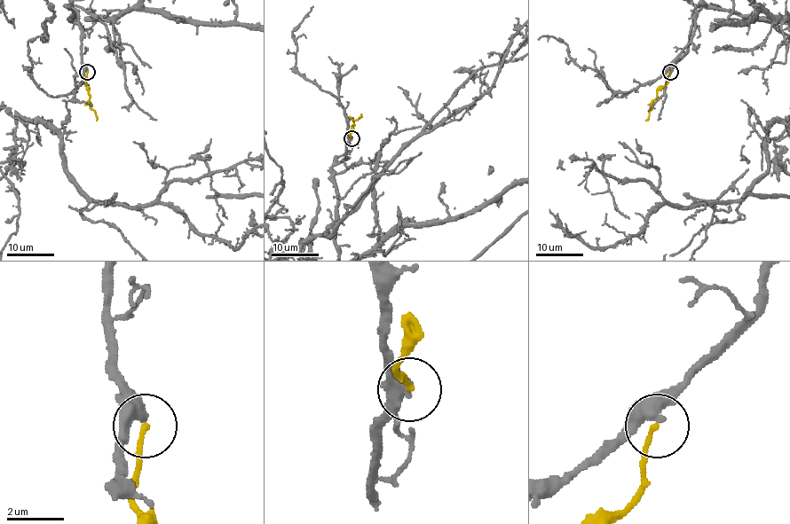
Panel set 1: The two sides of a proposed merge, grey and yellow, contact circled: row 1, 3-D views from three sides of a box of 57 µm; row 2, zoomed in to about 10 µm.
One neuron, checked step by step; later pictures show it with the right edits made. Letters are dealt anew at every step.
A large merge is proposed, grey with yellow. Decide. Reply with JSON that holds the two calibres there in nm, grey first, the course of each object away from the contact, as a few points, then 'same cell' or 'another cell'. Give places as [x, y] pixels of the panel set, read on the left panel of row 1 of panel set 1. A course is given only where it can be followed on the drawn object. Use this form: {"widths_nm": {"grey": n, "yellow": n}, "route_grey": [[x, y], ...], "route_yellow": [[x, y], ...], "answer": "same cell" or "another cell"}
{"widths_nm": {"grey": 360, "yellow": 180}, "route_yellow": [[87, 72], [90, 106], [97, 121]], "answer": "another cell"}

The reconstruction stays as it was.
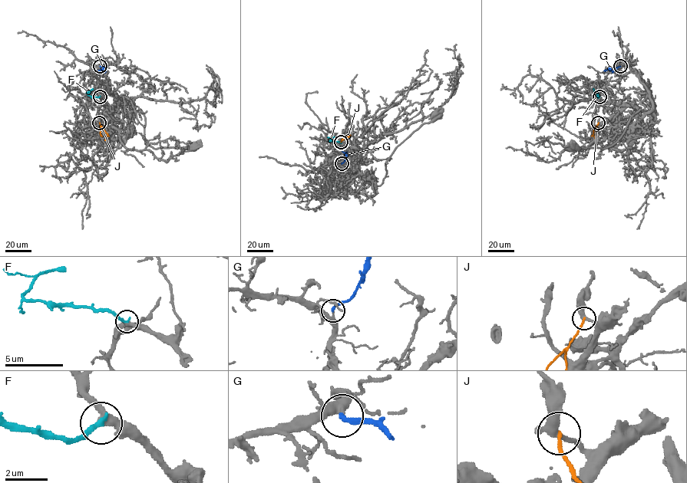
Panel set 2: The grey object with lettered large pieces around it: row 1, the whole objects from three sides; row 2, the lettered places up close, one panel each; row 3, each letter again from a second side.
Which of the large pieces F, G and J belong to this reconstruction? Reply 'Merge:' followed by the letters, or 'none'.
Merge: F, G

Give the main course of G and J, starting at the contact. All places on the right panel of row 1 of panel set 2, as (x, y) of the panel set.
G: (620, 66), (612, 70), (604, 70)
J: (599, 123), (592, 134), (596, 140)

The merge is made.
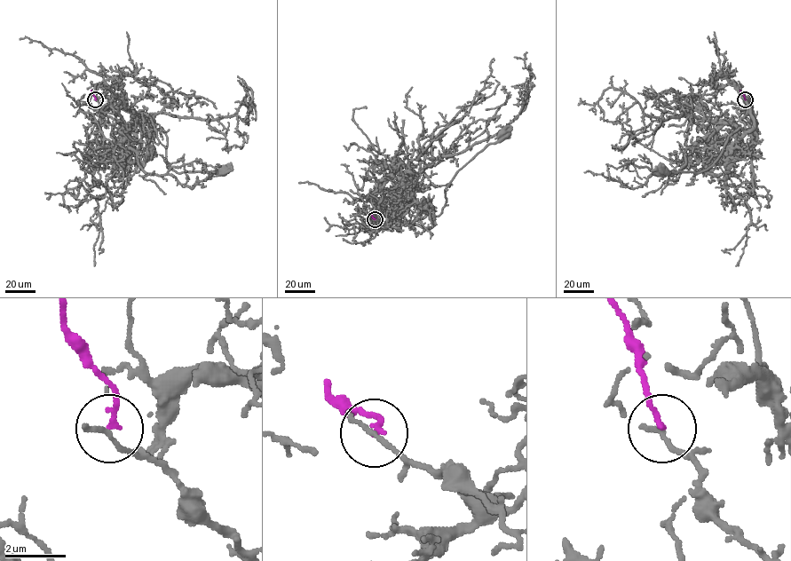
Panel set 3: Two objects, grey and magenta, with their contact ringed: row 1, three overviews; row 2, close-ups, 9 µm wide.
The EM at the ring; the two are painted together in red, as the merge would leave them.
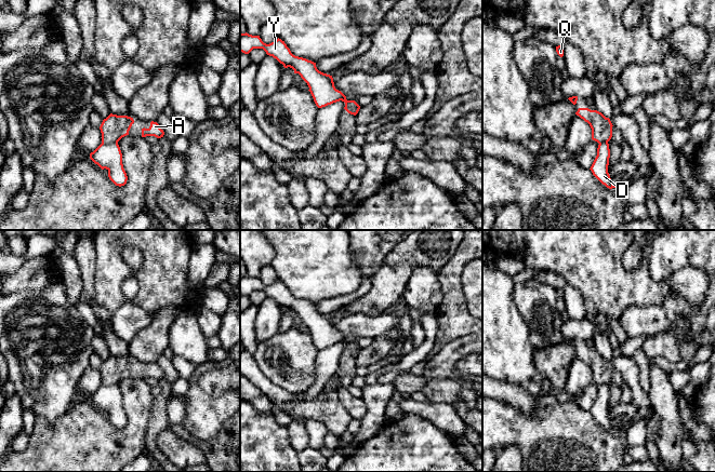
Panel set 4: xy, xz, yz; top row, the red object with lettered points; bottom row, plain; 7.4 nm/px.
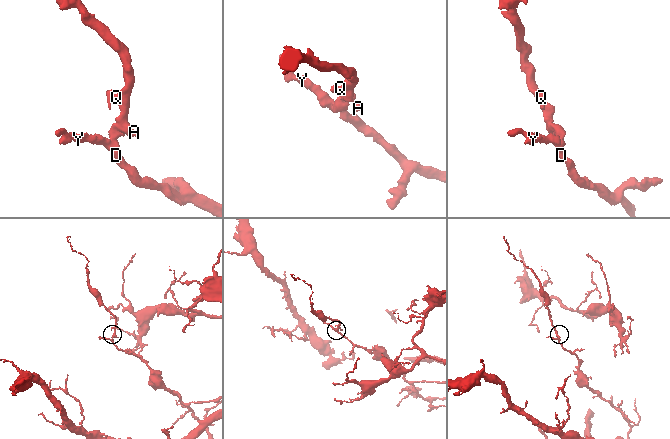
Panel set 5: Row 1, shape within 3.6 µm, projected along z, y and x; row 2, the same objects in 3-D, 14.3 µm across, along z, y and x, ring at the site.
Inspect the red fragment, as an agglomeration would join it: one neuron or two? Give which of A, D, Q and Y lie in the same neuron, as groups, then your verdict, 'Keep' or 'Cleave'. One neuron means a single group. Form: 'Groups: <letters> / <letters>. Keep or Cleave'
Groups: A Q / D Y. Cleave

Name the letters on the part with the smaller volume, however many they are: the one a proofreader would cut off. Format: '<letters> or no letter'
A, Q

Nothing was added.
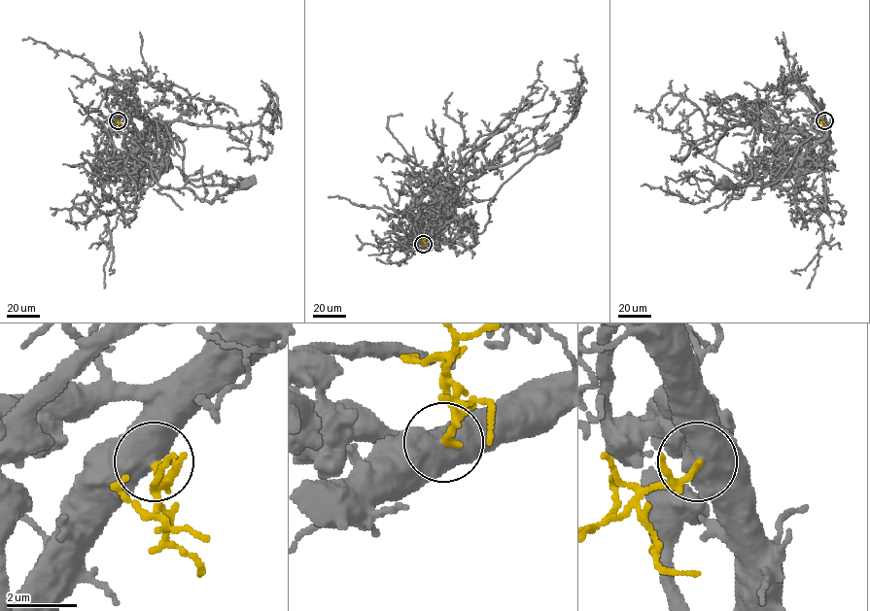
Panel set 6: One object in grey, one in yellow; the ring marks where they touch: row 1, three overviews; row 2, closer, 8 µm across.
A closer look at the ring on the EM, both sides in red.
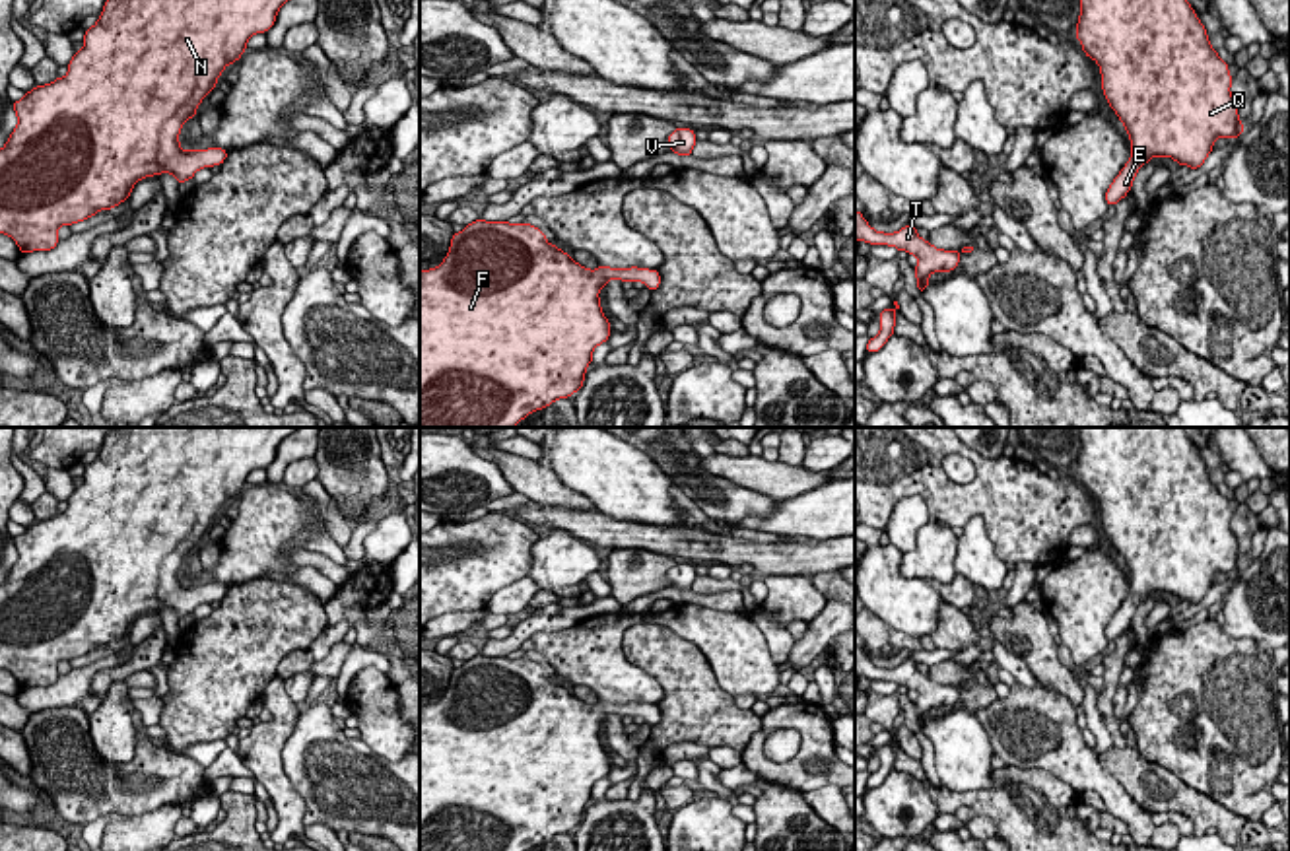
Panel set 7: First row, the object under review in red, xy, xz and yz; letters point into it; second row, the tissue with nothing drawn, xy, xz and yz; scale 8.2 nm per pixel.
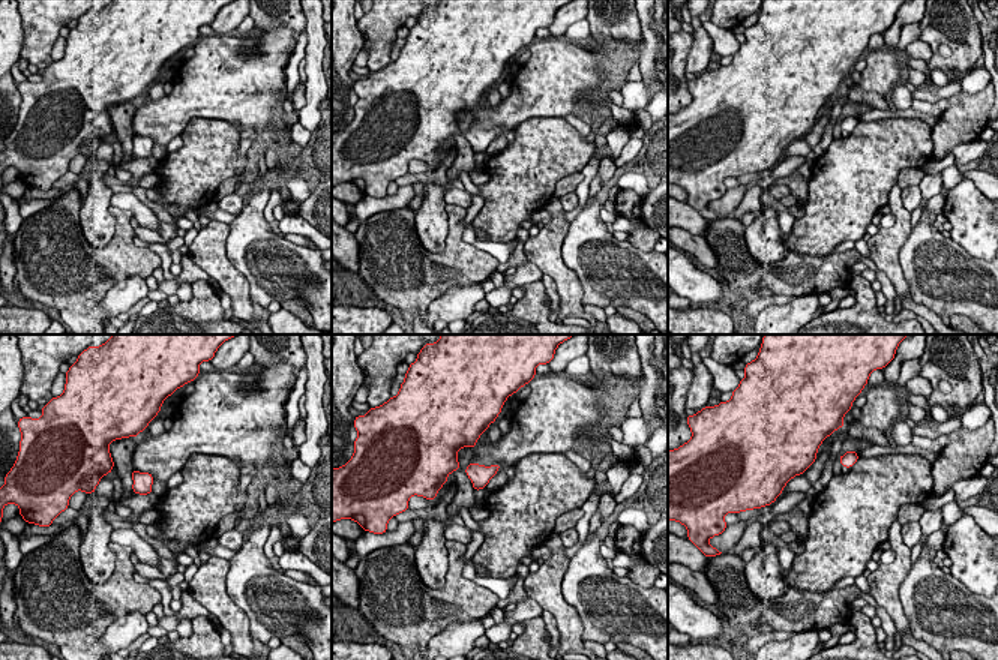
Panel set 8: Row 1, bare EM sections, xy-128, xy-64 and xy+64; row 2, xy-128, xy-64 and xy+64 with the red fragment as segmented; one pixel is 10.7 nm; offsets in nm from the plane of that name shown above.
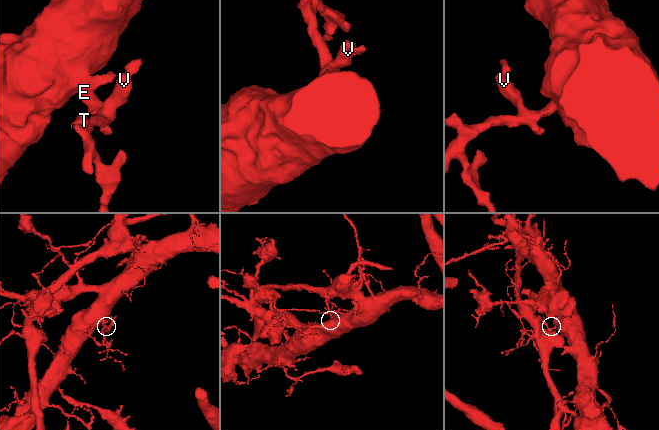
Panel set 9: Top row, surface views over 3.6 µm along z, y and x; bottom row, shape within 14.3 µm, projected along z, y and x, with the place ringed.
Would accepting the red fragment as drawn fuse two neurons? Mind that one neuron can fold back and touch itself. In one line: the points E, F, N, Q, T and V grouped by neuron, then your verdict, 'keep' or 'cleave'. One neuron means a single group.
groups E F N Q T V; keep

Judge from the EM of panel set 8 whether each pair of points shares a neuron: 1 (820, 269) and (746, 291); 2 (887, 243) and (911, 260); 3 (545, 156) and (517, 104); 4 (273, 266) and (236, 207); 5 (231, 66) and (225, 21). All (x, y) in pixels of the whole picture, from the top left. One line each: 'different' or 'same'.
1: same
2: different
3: different
4: different
5: different

